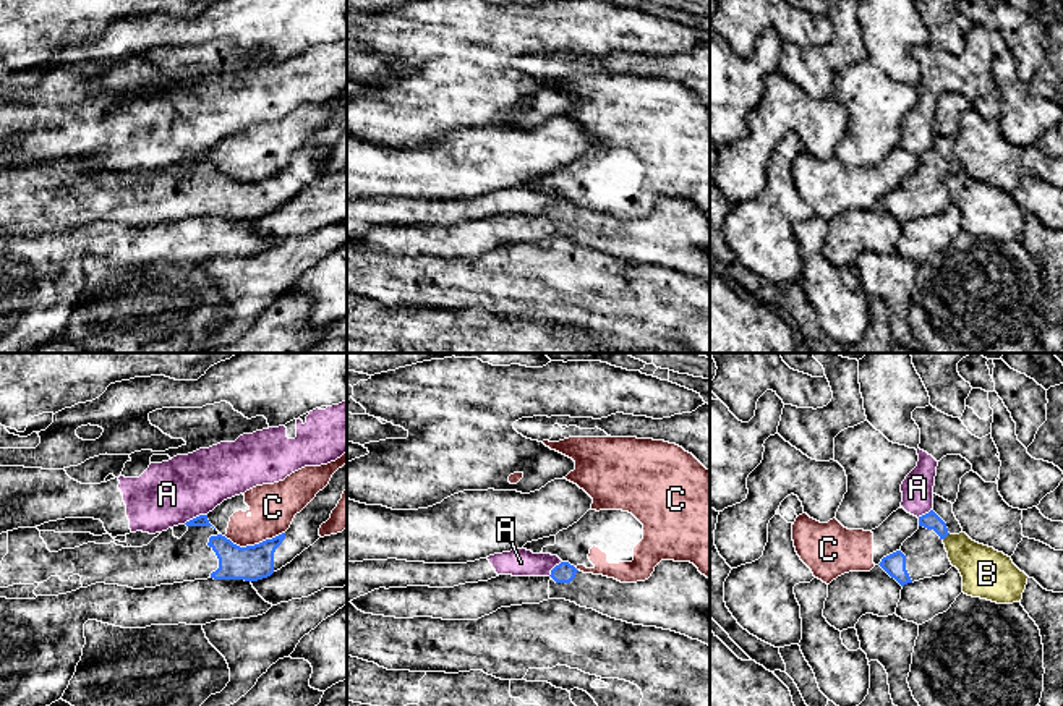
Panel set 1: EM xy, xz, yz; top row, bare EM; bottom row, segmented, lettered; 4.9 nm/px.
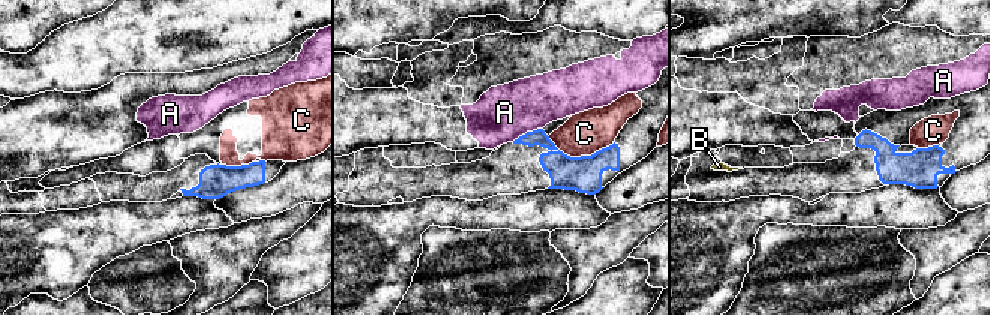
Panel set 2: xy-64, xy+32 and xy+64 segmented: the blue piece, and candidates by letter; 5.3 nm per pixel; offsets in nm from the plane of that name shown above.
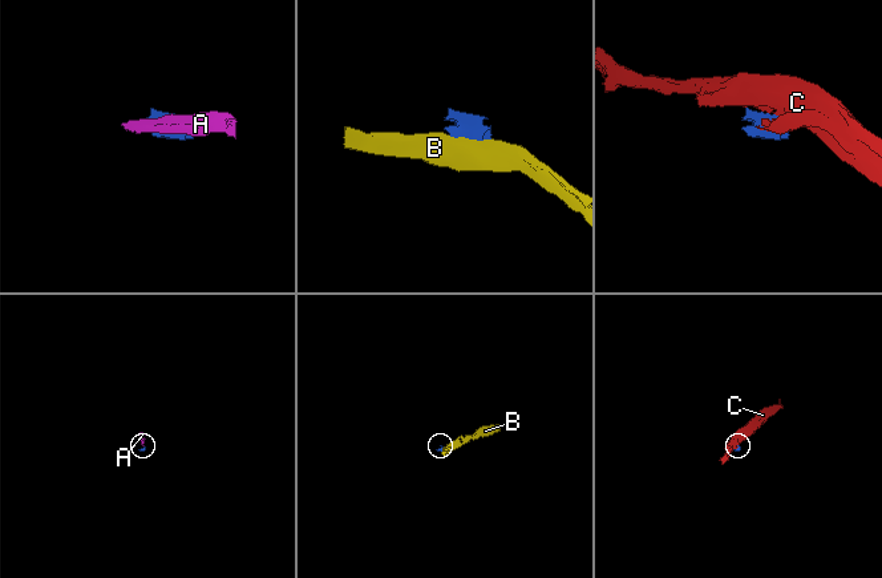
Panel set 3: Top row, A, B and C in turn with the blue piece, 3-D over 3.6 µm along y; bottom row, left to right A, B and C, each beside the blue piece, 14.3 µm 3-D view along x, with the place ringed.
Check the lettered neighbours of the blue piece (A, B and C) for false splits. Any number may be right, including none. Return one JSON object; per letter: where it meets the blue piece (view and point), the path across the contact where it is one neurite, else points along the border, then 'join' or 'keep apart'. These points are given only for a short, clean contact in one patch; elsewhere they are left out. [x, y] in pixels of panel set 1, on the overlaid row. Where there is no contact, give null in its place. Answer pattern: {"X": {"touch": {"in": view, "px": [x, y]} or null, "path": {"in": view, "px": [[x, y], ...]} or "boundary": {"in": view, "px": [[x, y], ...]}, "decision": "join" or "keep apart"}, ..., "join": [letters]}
{"A": {"touch": {"in": "xy", "px": [196, 517]}, "boundary": {"in": "xy", "px": [[206, 514], [200, 514], [183, 523]]}, "decision": "keep apart"}, "B": {"touch": {"in": "yz", "px": [947, 535]}, "boundary": {"in": "yz", "px": [[948, 533], [943, 540]]}, "decision": "keep apart"}, "C": {"touch": {"in": "xy", "px": [255, 544]}, "boundary": {"in": "xy", "px": [[284, 531], [245, 546], [237, 546], [224, 536]]}, "decision": "keep apart"}, "join": []}

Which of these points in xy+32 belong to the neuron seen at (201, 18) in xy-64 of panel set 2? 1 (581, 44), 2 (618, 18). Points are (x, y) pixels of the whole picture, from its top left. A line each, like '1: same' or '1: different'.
1: different
2: same

